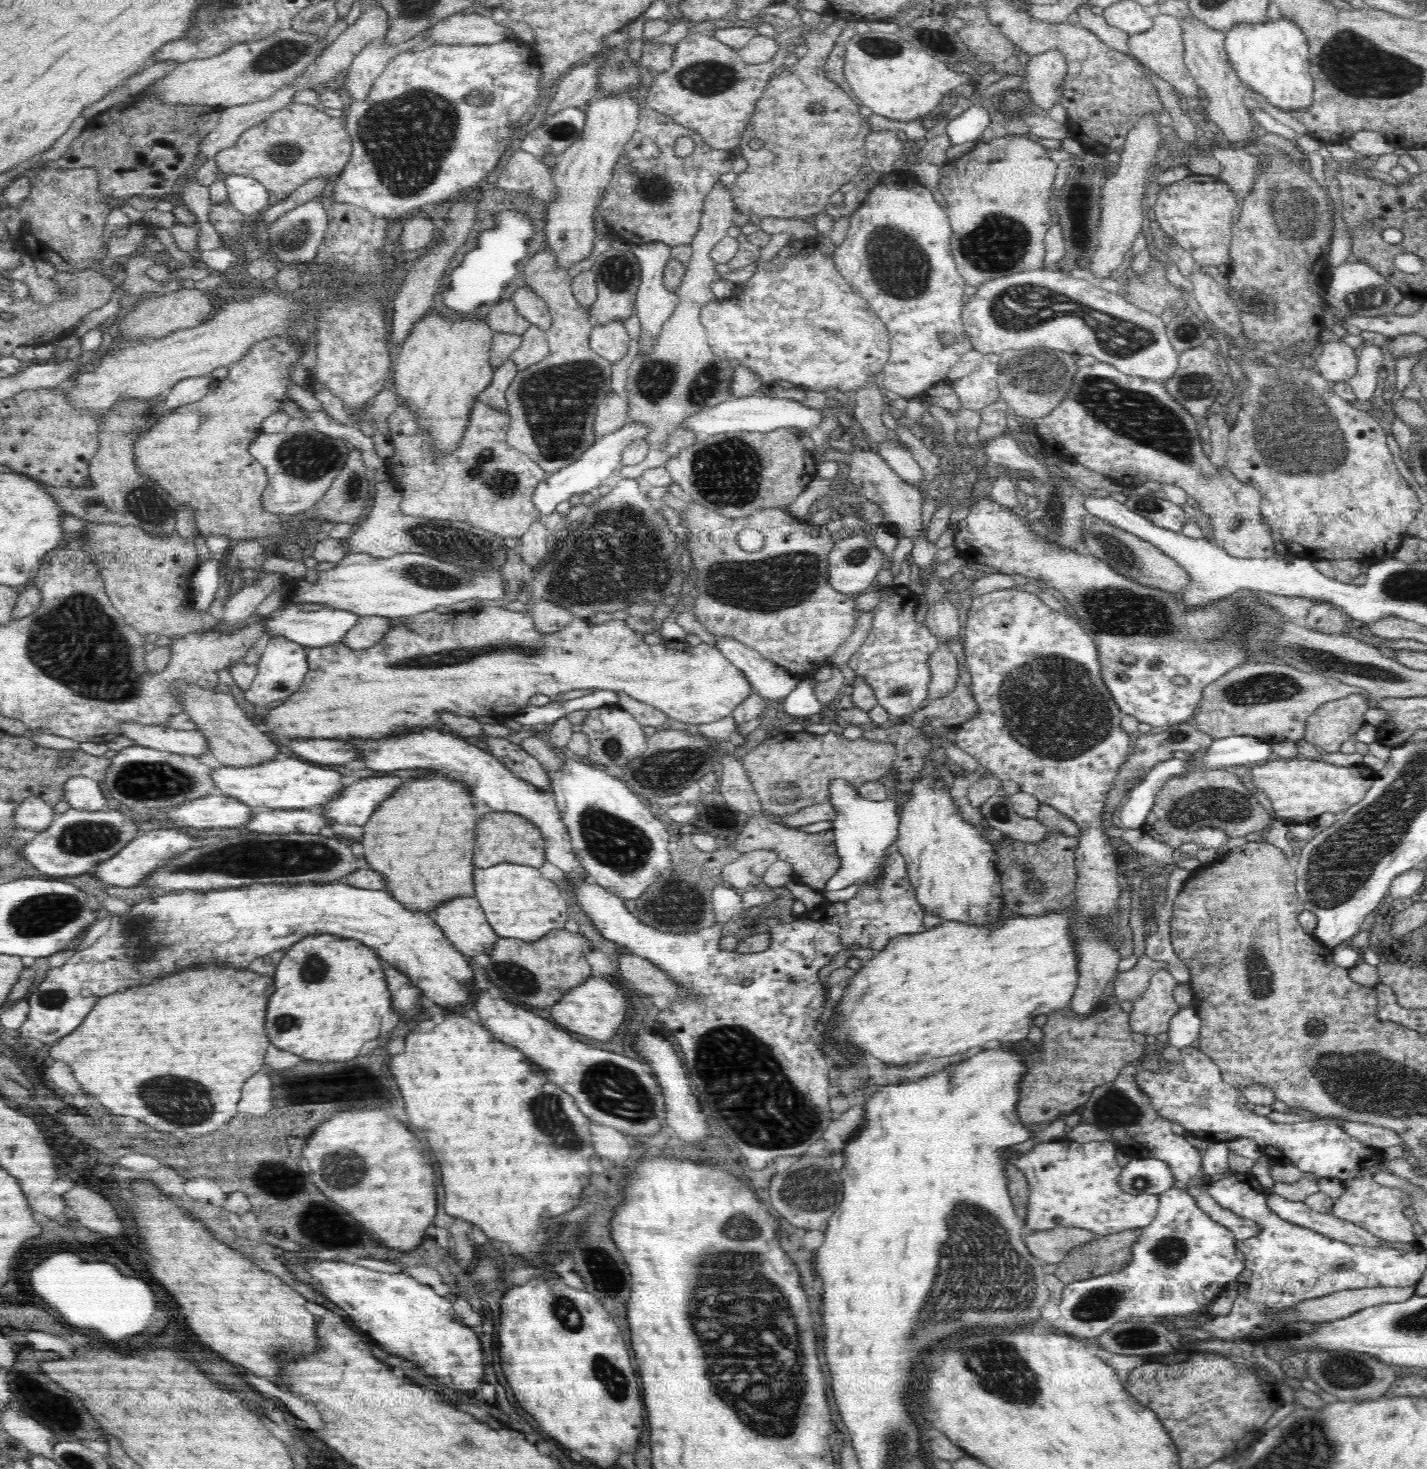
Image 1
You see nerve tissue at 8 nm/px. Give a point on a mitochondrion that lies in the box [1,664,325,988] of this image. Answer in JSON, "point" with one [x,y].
{"point":[146,780]}

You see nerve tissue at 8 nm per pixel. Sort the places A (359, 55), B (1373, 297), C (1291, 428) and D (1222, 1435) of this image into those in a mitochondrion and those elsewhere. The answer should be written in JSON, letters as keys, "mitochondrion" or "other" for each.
{"A":"other","B":"mitochondrion","C":"mitochondrion","D":"other"}

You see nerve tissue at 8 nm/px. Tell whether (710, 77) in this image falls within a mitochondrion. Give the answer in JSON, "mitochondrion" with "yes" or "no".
{"mitochondrion":"yes"}

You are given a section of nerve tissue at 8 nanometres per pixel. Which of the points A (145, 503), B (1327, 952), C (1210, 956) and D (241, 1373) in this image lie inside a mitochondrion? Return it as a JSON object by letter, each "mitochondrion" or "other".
{"A":"mitochondrion","B":"other","C":"other","D":"other"}

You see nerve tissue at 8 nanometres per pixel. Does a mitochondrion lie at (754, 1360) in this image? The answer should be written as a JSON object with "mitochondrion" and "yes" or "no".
{"mitochondrion":"yes"}

